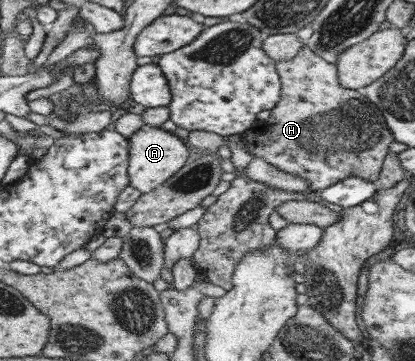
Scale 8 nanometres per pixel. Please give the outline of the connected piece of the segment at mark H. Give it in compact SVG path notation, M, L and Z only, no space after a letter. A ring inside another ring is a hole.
M305 44L290 59L276 62L276 69L277 75L281 77L280 102L270 109L267 120L242 134L248 153L252 157L264 159L284 172L306 179L310 182L308 191L322 190L348 177L362 178L374 183L388 154L388 145L393 141L379 108L360 90L342 88L338 84L336 65L310 52Z

